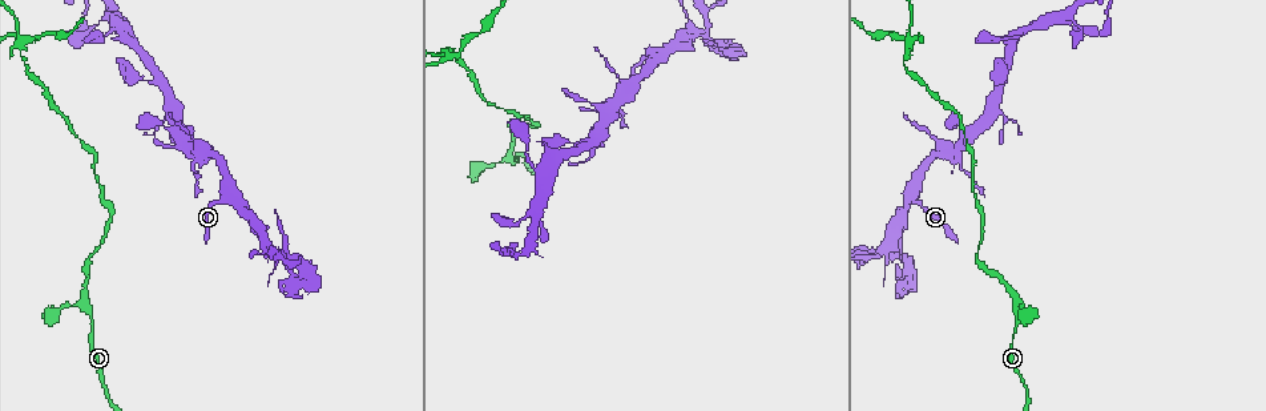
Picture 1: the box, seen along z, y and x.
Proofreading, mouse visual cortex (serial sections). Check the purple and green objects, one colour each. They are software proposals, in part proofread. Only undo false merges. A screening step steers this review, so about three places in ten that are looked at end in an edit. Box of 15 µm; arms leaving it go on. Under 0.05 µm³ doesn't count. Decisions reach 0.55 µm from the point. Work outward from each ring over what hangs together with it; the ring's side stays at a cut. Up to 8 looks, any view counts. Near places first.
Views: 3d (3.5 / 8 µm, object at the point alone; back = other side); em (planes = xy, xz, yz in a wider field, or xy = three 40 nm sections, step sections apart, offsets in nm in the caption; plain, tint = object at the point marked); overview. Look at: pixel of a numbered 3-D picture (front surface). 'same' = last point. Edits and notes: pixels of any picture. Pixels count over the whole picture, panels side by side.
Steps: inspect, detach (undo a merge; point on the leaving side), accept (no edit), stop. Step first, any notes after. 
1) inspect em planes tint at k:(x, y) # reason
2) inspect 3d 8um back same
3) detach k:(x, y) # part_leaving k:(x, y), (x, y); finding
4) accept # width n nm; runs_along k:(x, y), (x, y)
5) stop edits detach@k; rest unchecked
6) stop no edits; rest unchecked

inspect em xy step 5 tint at 1:(226, 194) # three arms meet

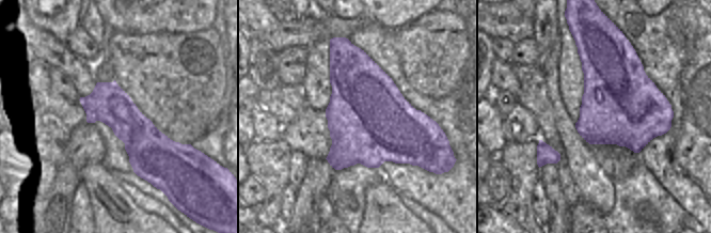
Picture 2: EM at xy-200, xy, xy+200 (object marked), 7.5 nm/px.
inspect 3d 3.5um same

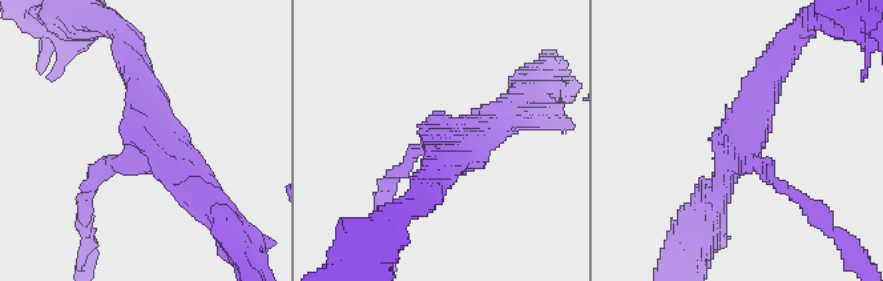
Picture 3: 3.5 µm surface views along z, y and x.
accept # arms 3; runs_along 3:(91, 189), (152, 132), (130, 67); all the same cell

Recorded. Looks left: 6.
inspect 3d 3.5um at 1:(513, 158) # arms part here

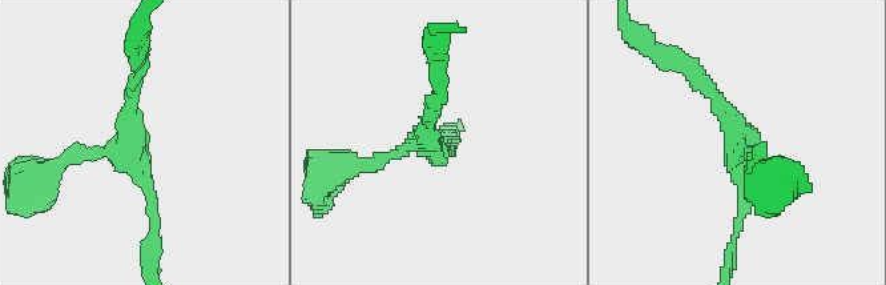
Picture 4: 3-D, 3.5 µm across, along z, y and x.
inspect em xy step 1 tint at 4:(131, 148) # need the tissue

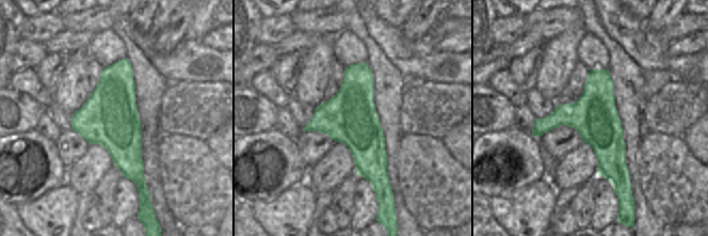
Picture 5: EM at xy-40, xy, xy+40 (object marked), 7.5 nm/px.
accept # arm_widths 150, 200, 200 nm; continuous, no second cell

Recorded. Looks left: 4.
inspect 3d 3.5um back at 1:(893, 255) # sharp bend

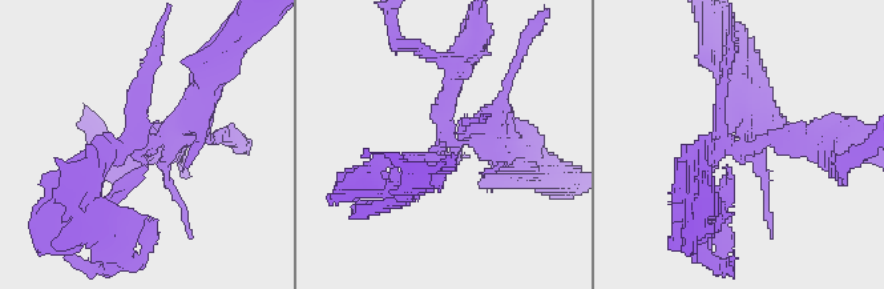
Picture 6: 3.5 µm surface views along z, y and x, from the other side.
inspect em xy step 2 tint at 6:(447, 139) # need the tissue

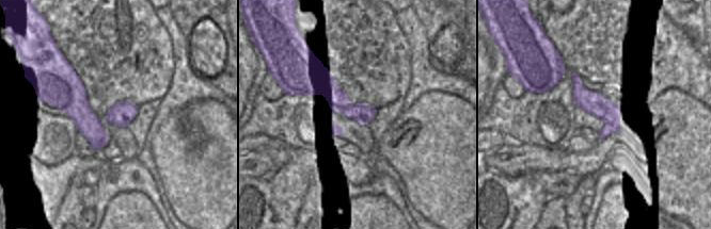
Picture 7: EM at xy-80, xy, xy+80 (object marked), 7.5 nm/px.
detach 6:(714, 137) # two cells meet here

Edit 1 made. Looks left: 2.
stop edits detach@6; rest unchecked

